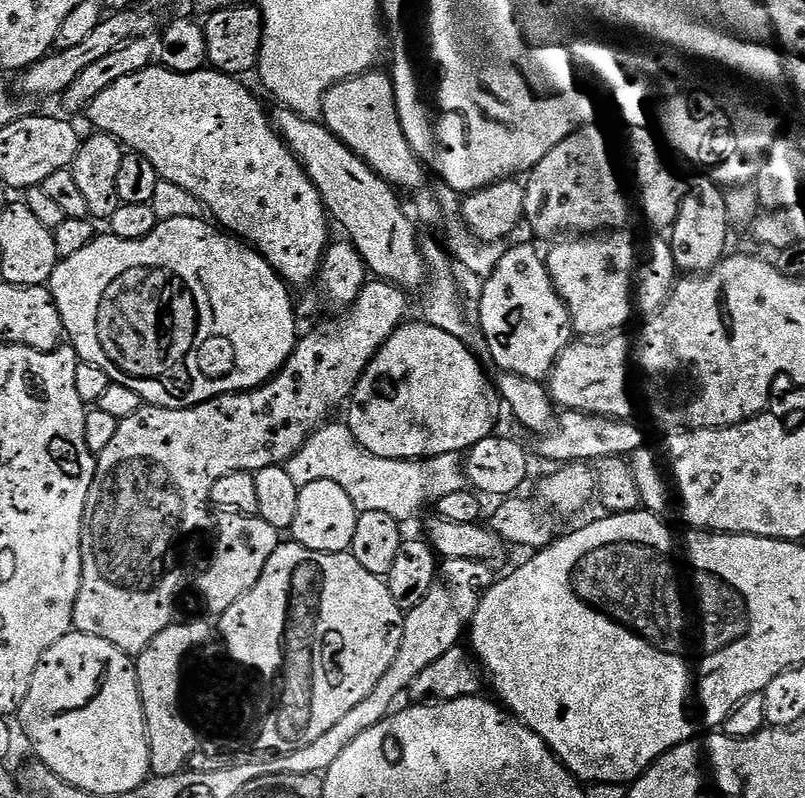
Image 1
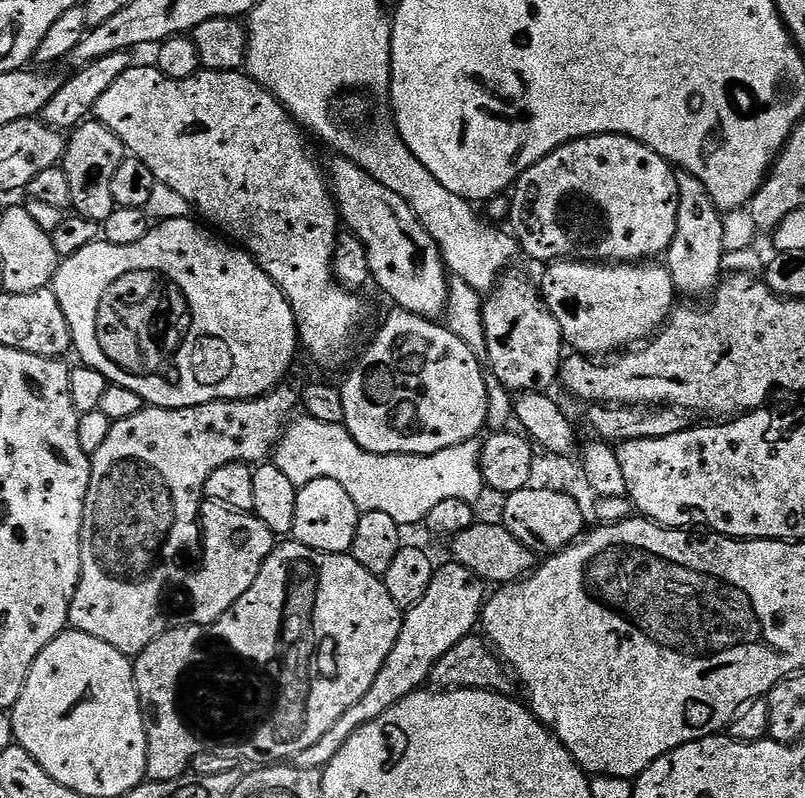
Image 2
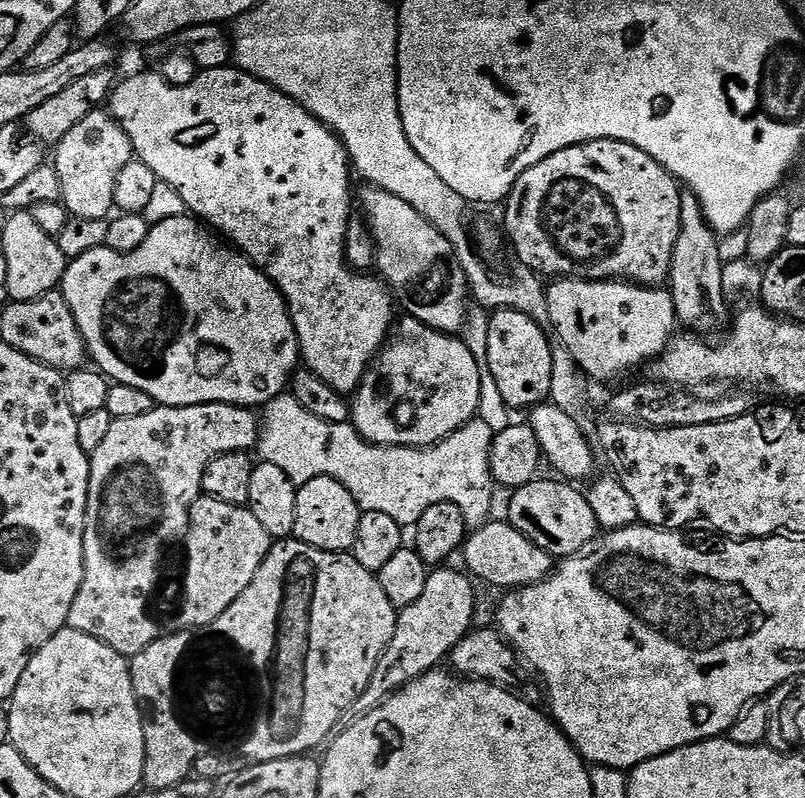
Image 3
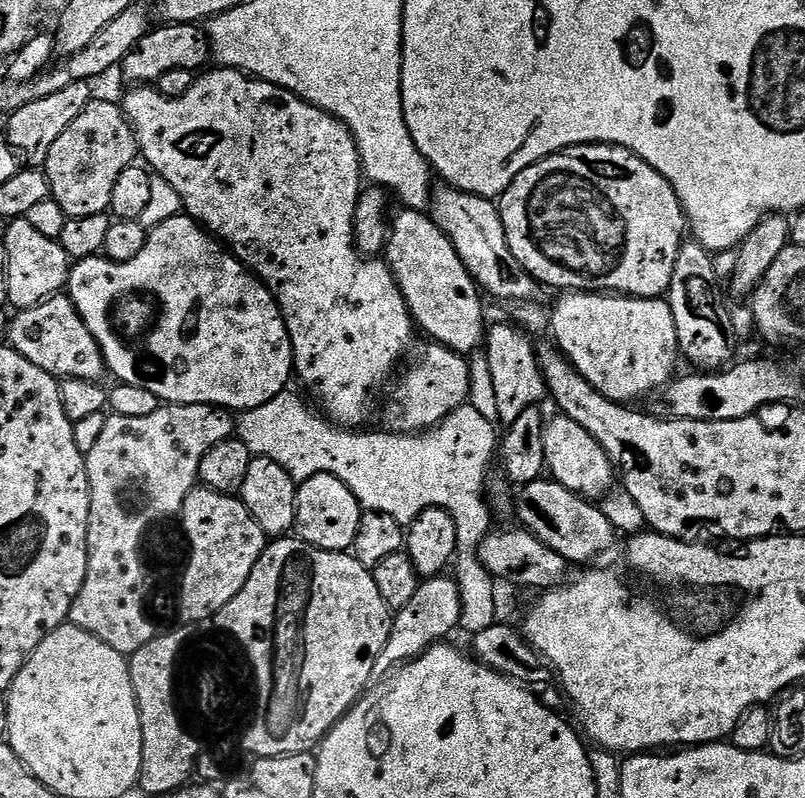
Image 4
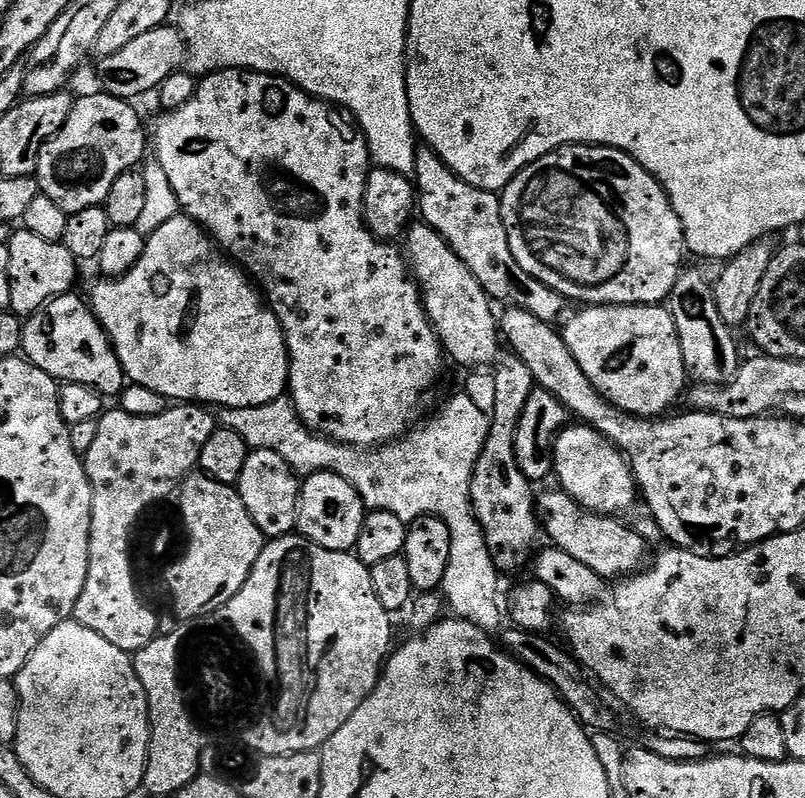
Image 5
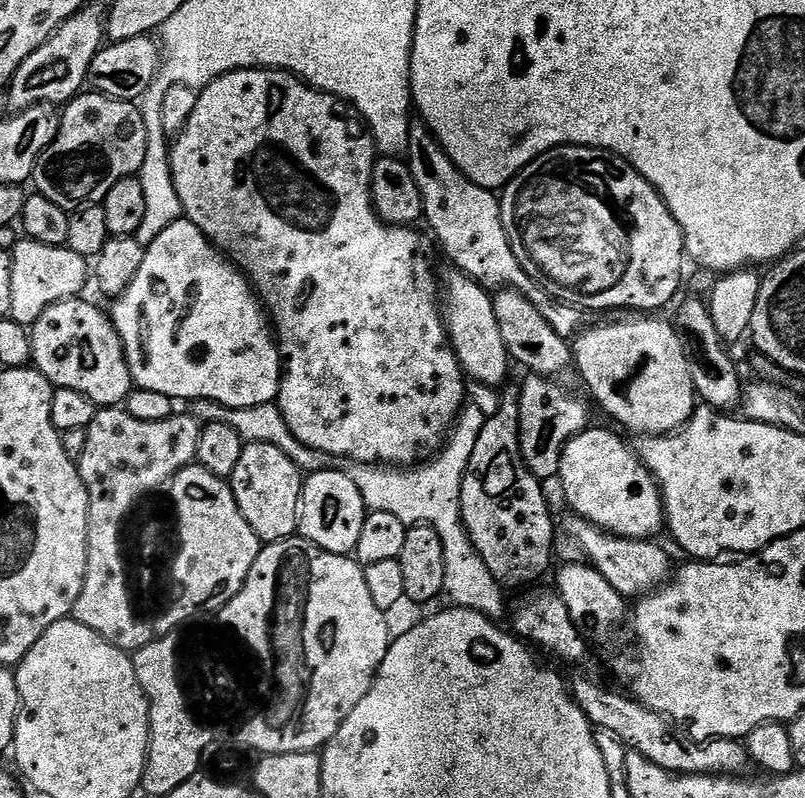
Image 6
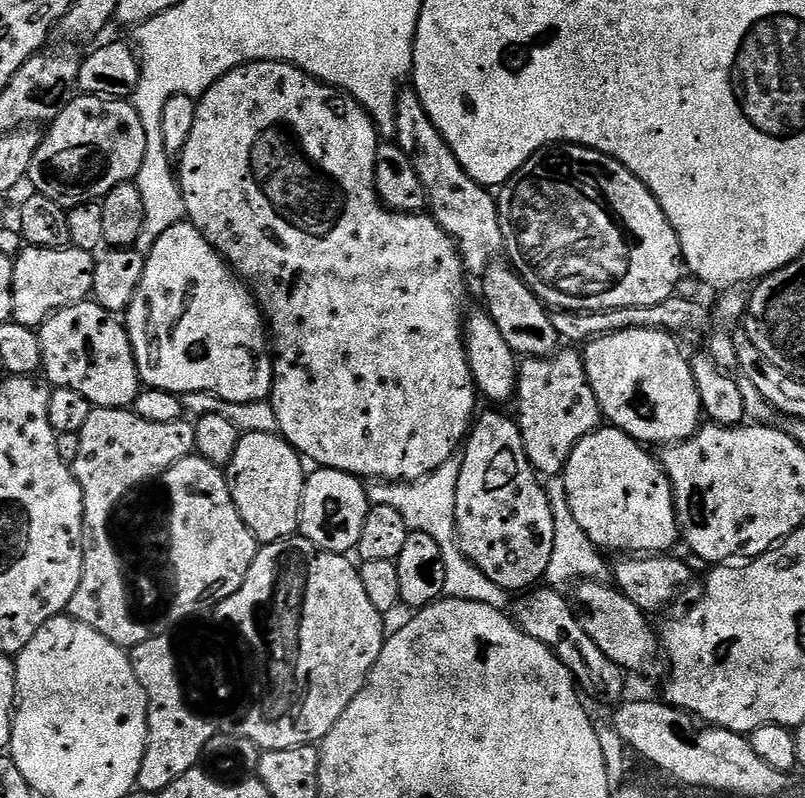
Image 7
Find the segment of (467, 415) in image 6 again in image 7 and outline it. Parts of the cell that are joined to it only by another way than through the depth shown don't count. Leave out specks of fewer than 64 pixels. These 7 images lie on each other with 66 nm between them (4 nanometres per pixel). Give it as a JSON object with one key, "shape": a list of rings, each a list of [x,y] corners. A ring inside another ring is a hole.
{"shape":[[[453,458],[438,466],[438,470],[429,472],[420,480],[411,482],[376,482],[368,488],[368,498],[372,504],[391,506],[402,514],[409,530],[430,534],[434,542],[442,550],[442,558],[446,566],[446,586],[444,596],[450,600],[465,600],[466,602],[482,602],[486,606],[507,609],[510,604],[510,594],[506,589],[500,588],[478,566],[474,566],[460,549],[456,541],[456,519],[454,518],[454,494],[458,494],[458,474],[460,461]]]}

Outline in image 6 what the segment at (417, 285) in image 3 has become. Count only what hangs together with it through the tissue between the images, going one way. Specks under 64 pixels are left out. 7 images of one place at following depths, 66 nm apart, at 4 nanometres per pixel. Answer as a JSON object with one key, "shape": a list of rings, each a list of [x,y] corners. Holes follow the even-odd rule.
{"shape":[[[451,271],[445,274],[444,280],[442,276],[442,315],[448,330],[448,342],[456,351],[460,367],[469,381],[499,389],[508,376],[510,357],[506,342],[502,342],[502,330],[498,330],[492,296],[489,289],[477,284],[464,272]]]}

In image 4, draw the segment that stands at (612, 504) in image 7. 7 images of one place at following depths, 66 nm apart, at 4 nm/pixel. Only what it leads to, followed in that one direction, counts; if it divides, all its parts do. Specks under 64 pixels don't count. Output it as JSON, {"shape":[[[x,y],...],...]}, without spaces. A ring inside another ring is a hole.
{"shape":[[[563,414],[549,419],[544,425],[544,463],[551,479],[566,486],[585,500],[600,502],[618,480],[618,473],[612,467],[612,460],[602,445],[578,422]]]}

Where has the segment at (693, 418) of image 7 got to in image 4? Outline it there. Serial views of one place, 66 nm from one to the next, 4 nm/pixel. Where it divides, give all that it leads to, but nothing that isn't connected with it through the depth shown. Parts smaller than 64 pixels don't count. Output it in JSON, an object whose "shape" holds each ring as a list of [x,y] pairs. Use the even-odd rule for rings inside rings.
{"shape":[[[569,291],[553,307],[550,312],[550,336],[553,336],[555,347],[572,363],[576,369],[582,374],[582,378],[586,378],[586,382],[590,382],[590,386],[594,386],[596,392],[601,392],[606,398],[613,400],[615,404],[631,405],[632,400],[643,401],[649,396],[655,388],[661,388],[667,384],[669,380],[677,375],[676,359],[681,359],[680,343],[678,342],[678,330],[674,326],[674,314],[672,307],[669,306],[667,299],[657,298],[655,300],[640,300],[637,296],[621,296],[619,294],[597,294],[595,292],[574,292]]]}

